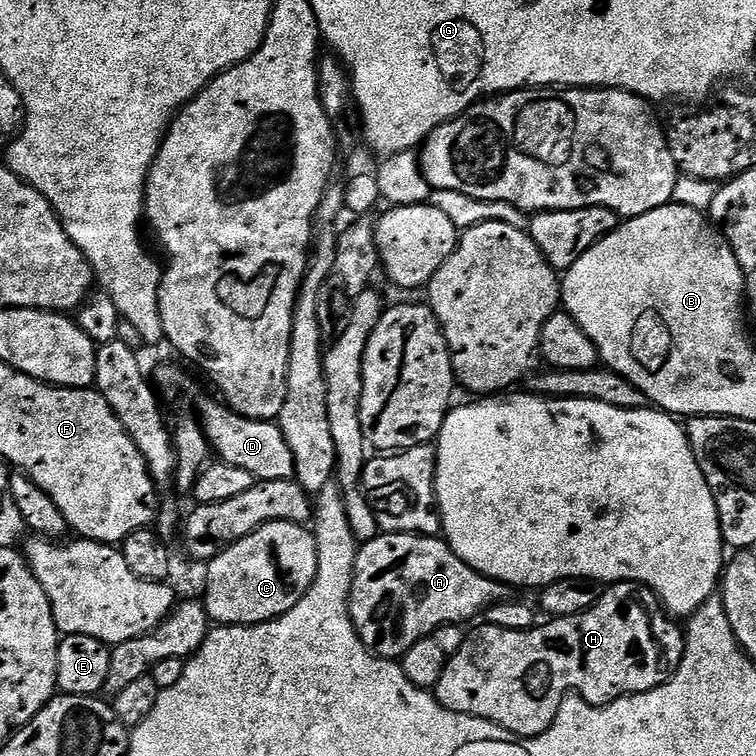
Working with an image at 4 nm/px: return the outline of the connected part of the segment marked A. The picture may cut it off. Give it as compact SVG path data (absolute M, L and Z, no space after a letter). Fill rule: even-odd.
M389 532L375 536L372 540L363 541L359 545L356 554L356 565L354 566L354 582L352 589L348 595L348 609L352 615L352 621L356 627L356 632L360 636L360 640L375 656L379 656L381 660L399 661L406 654L406 650L410 650L410 646L414 646L414 642L418 642L422 638L435 634L444 624L467 625L467 620L472 620L476 615L483 613L492 607L493 604L507 604L513 599L513 589L509 585L491 580L489 576L483 576L481 572L475 572L466 562L462 562L462 558L458 558L458 554L454 554L454 550L450 547L447 540L434 536L418 536L411 532Z

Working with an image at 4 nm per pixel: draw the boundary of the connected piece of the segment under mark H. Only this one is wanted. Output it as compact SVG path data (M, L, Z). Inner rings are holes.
M621 582L605 587L601 591L600 596L596 600L596 605L587 608L582 614L574 614L567 616L561 620L552 618L547 622L541 623L539 626L533 626L526 632L518 630L502 630L498 626L484 622L481 628L476 628L473 632L469 631L464 638L462 650L458 650L458 654L448 657L448 665L442 674L442 678L436 683L434 695L436 700L442 706L446 706L446 710L454 710L458 714L466 714L467 716L477 716L483 720L489 720L491 724L502 726L508 732L512 732L517 738L531 738L540 736L554 722L554 718L558 714L560 704L565 696L575 693L581 696L588 704L597 706L602 704L612 704L616 700L621 700L623 696L633 696L639 692L649 692L658 686L662 686L676 672L676 667L682 662L684 657L684 641L685 633L682 631L675 619L664 611L660 599L651 590L643 584L633 584L631 582Z

